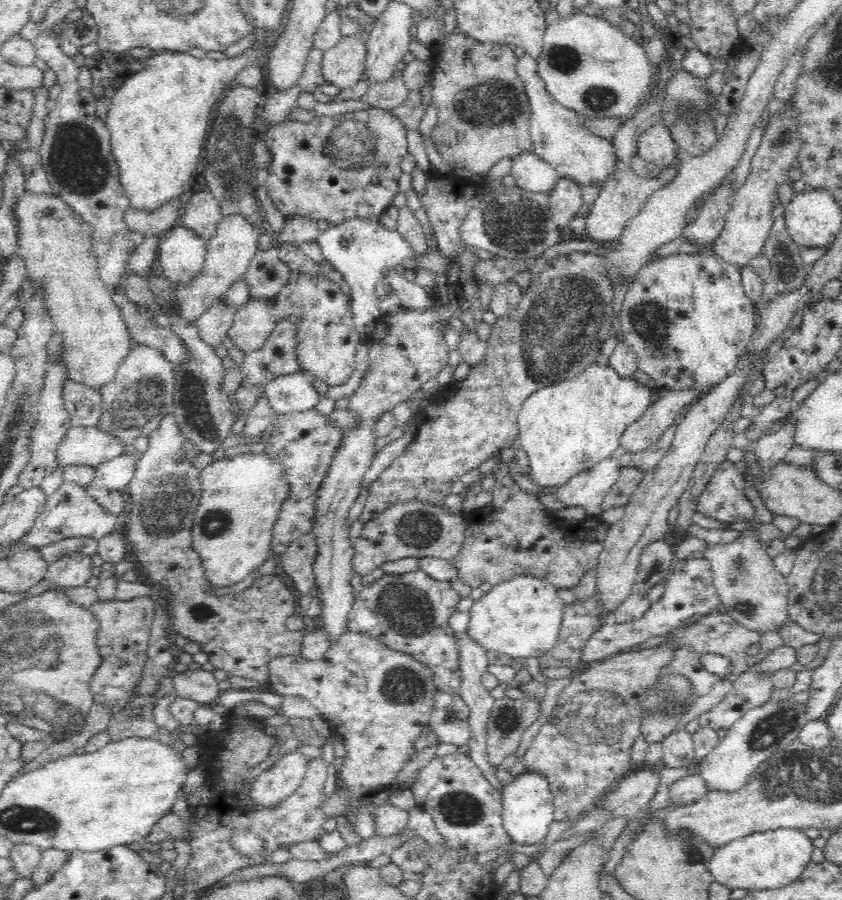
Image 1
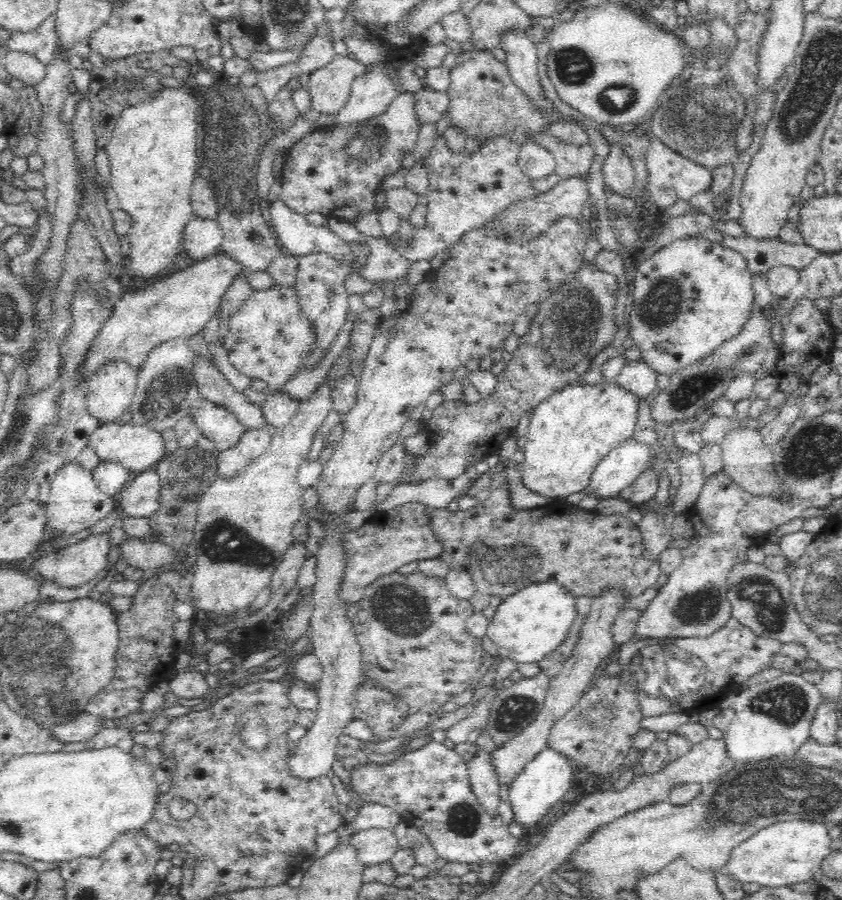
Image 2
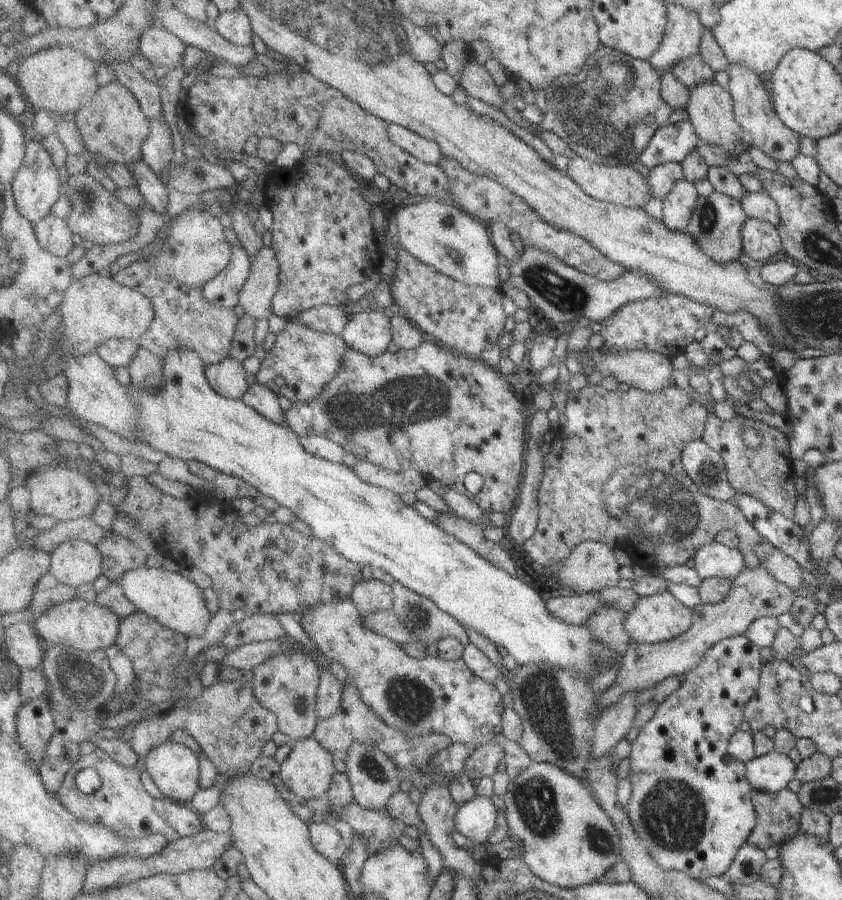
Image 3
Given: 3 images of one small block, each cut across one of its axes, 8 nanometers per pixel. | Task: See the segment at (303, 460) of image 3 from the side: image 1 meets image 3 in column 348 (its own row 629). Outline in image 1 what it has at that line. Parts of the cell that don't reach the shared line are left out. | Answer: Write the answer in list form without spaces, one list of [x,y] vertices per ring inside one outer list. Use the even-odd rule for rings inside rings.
[[[520,575],[497,583],[468,610],[470,638],[483,649],[504,653],[512,659],[542,657],[558,638],[563,603],[557,589],[546,579]]]

